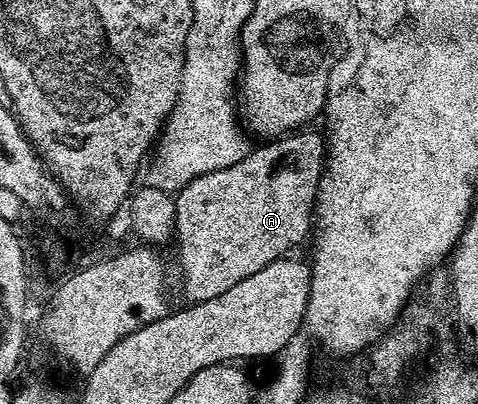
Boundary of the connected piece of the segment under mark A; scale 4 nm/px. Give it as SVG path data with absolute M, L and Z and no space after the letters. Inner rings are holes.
M299 130L270 142L264 148L248 151L247 156L228 168L201 174L193 178L184 188L174 193L175 234L179 264L183 272L183 296L192 304L213 300L290 253L305 236L310 235L314 214L315 195L319 193L319 179L325 167L325 140L315 132Z

